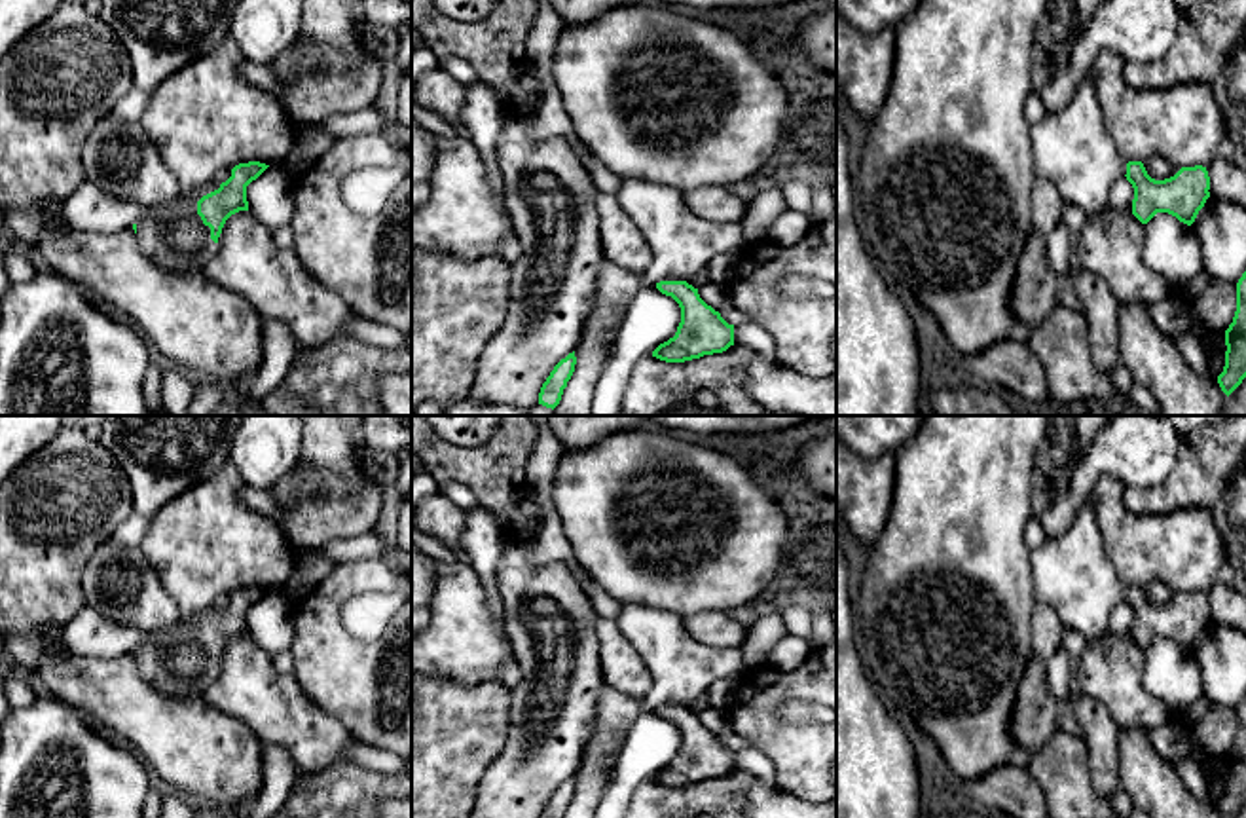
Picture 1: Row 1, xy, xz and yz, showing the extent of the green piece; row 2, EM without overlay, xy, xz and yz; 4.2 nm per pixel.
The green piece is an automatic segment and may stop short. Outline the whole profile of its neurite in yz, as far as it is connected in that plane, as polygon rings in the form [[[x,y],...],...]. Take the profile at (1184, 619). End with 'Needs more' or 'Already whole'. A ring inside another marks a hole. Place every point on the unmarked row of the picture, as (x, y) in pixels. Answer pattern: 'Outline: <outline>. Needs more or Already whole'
Outline: [[[1142,586],[1127,588],[1127,605],[1134,613],[1132,640],[1147,649],[1157,638],[1168,638],[1191,651],[1210,623],[1206,592],[1182,592],[1174,602],[1155,605]]]. Already whole

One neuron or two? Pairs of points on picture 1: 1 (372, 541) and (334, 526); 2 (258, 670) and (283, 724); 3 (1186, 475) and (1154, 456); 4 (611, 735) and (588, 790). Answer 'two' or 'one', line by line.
1: two
2: one
3: two
4: one

